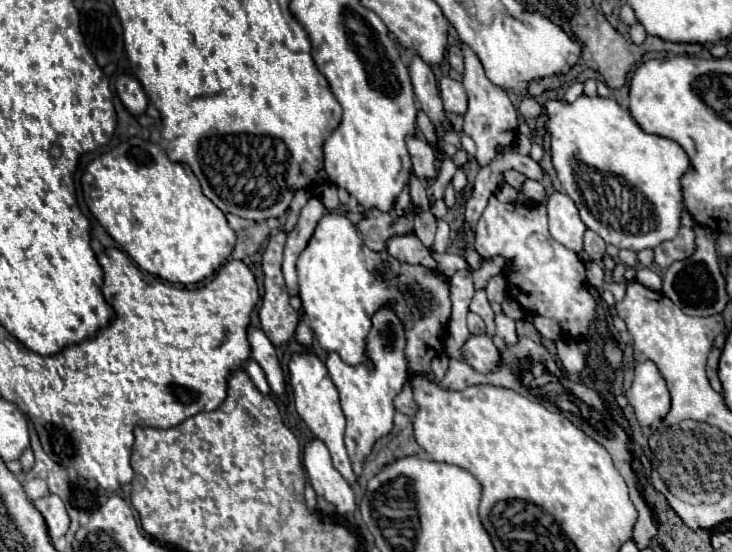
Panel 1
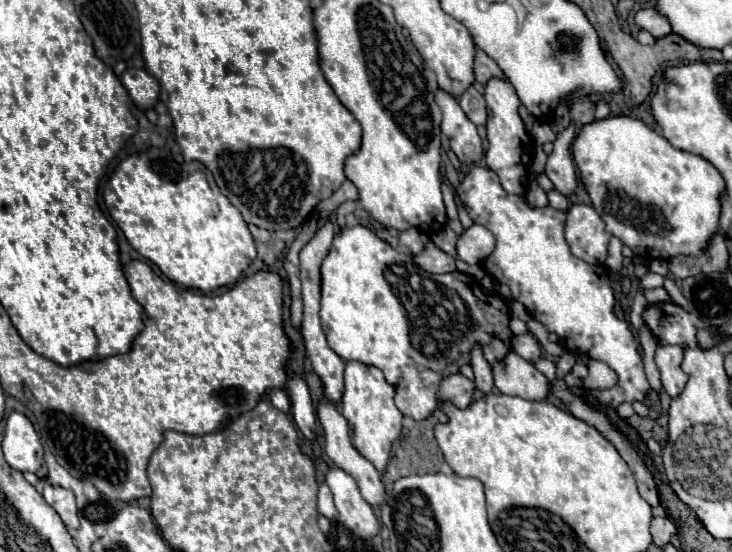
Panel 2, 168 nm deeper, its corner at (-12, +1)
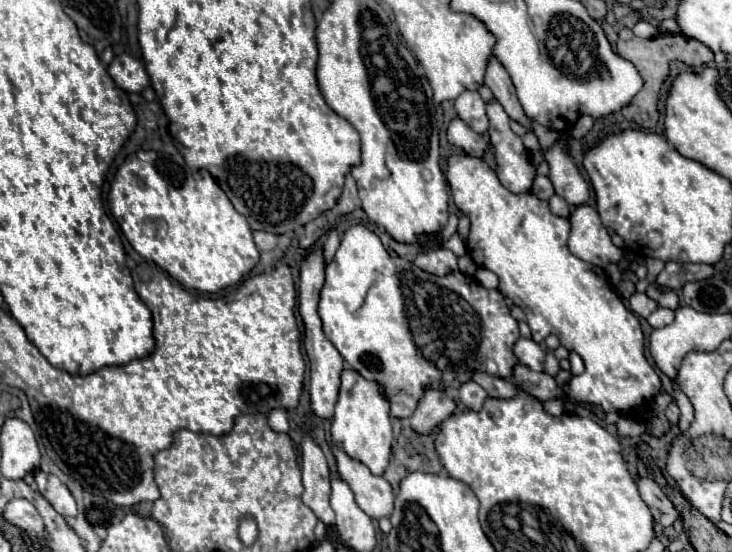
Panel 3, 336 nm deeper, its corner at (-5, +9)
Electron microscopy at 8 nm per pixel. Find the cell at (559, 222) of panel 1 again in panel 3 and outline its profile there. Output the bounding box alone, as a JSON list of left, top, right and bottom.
[569,205,621,267]

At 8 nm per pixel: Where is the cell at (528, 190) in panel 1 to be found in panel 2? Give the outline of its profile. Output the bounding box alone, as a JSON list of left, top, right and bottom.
[548,191,570,211]

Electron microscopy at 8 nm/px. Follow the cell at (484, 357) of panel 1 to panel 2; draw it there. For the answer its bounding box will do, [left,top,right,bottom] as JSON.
[494,353,550,401]

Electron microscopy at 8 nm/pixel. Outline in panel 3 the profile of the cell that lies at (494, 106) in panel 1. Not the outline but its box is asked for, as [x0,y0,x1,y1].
[487,99,535,193]

